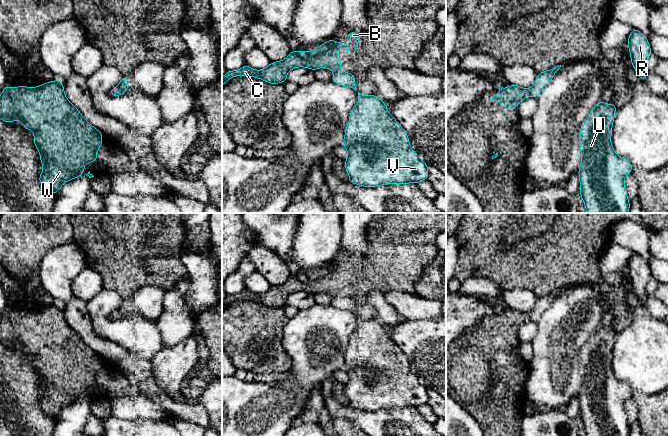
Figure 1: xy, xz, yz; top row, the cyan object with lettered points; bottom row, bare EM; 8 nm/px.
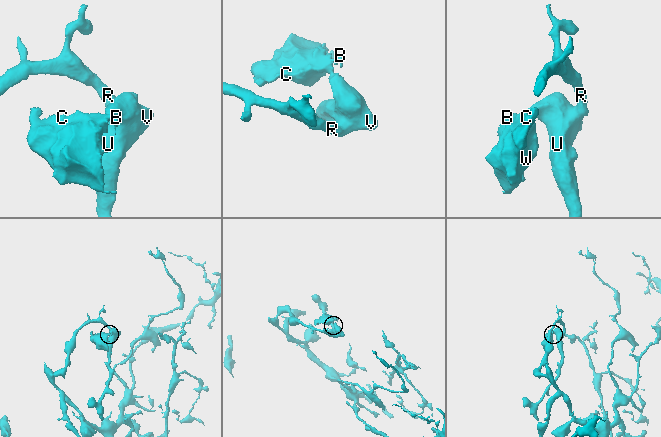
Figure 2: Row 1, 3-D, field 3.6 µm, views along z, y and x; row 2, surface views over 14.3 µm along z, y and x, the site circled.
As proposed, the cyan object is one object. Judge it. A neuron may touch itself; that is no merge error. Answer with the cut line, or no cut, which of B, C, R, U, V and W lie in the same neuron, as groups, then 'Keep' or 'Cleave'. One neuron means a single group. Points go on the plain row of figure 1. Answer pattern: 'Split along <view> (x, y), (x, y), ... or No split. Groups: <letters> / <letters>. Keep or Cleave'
Split along xz (340, 294), (334, 297). Groups: B C W / R U V. Cleave

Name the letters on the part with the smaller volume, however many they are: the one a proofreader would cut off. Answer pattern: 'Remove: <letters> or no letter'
Remove: B, C, W

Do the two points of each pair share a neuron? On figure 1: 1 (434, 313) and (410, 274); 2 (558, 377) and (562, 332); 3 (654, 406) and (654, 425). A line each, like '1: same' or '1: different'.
1: different
2: same
3: same

